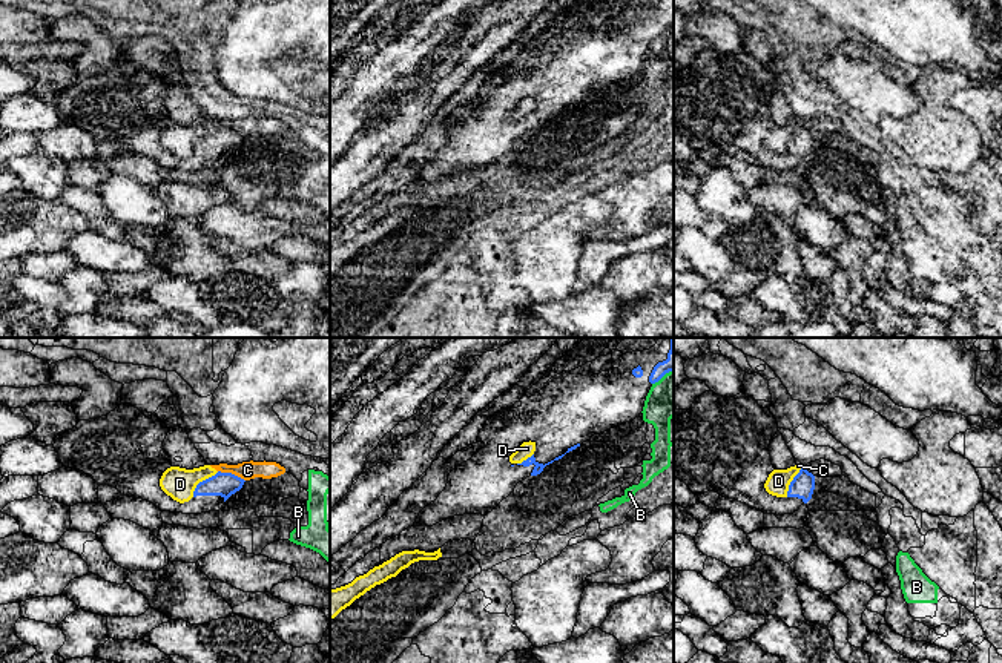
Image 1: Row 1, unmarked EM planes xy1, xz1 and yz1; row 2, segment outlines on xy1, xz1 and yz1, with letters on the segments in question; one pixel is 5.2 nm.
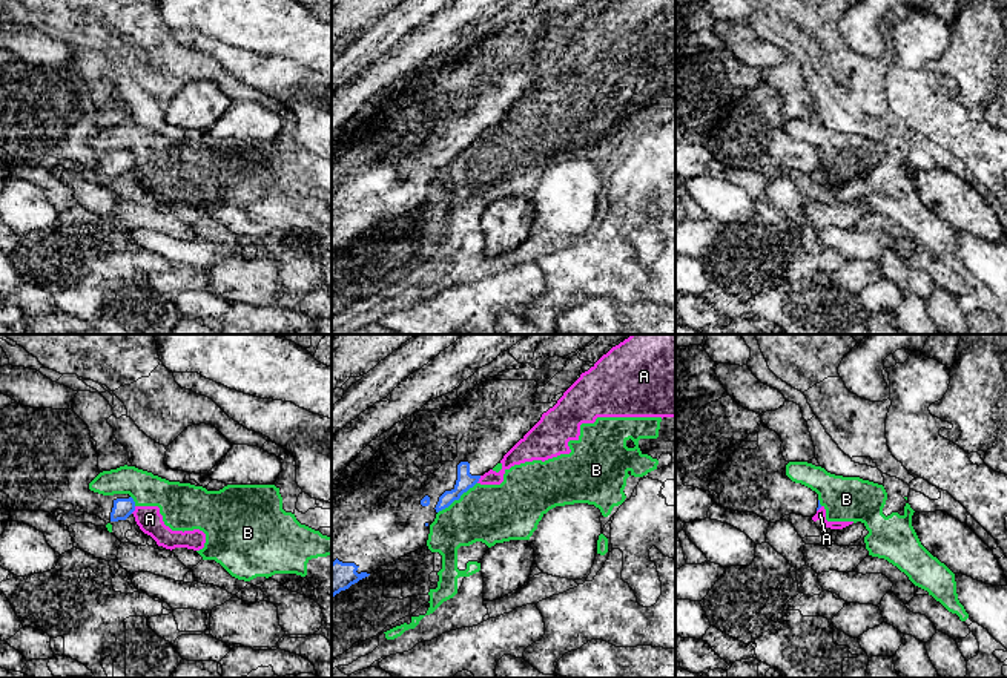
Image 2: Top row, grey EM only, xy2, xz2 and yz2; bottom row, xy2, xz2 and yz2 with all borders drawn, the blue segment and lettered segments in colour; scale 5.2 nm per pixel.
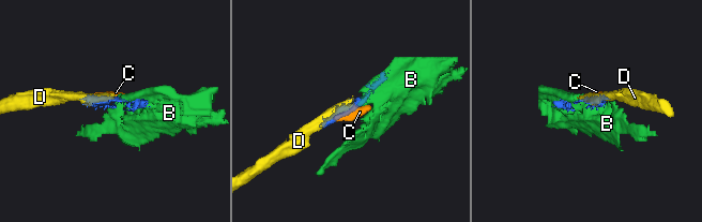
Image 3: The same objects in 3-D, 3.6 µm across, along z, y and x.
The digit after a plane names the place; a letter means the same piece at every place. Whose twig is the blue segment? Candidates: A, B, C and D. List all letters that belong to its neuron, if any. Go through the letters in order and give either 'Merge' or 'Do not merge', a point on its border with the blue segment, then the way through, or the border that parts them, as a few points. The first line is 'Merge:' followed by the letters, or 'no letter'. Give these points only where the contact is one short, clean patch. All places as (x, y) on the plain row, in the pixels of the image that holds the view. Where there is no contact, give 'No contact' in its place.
Merge: no letter
A: Do not merge. Touches blue at xy2 (134, 166). Boundary: xy2 (135, 163), (131, 169)
B: Do not merge. Touches blue at xz2 (456, 155)
C: Do not merge. Touches blue at xy1 (230, 129). Boundary: xy1 (218, 126), (234, 129), (244, 137)
D: Do not merge. Touches blue at xy1 (203, 137)

